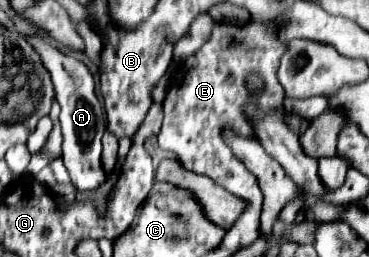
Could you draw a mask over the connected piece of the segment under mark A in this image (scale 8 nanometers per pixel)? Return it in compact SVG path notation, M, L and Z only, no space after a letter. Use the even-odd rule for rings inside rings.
M33 37L31 43L39 51L45 69L51 75L55 85L55 99L61 105L61 133L63 133L63 163L69 171L71 183L77 191L93 191L105 181L105 171L101 165L101 137L105 131L103 107L95 95L95 85L89 69L77 61L75 57L67 57L59 49L55 49L49 41Z

